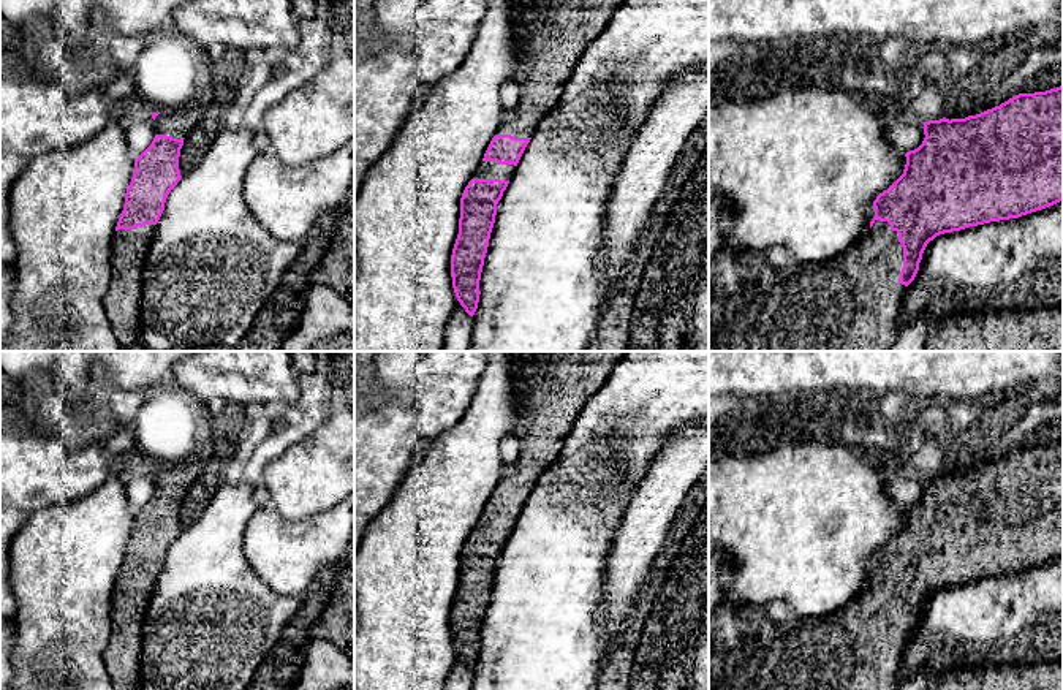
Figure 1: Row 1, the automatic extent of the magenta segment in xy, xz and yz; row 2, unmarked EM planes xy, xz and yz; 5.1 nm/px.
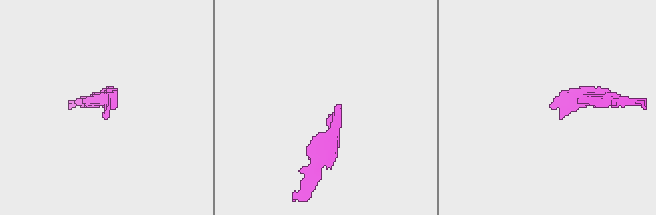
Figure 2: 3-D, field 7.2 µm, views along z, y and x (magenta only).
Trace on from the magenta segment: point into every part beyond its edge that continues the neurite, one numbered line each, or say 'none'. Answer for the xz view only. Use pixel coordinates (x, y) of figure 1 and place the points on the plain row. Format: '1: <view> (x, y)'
1: xz (487, 524)

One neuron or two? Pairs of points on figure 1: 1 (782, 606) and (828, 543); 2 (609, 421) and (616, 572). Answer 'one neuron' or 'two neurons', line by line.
1: two neurons
2: two neurons

